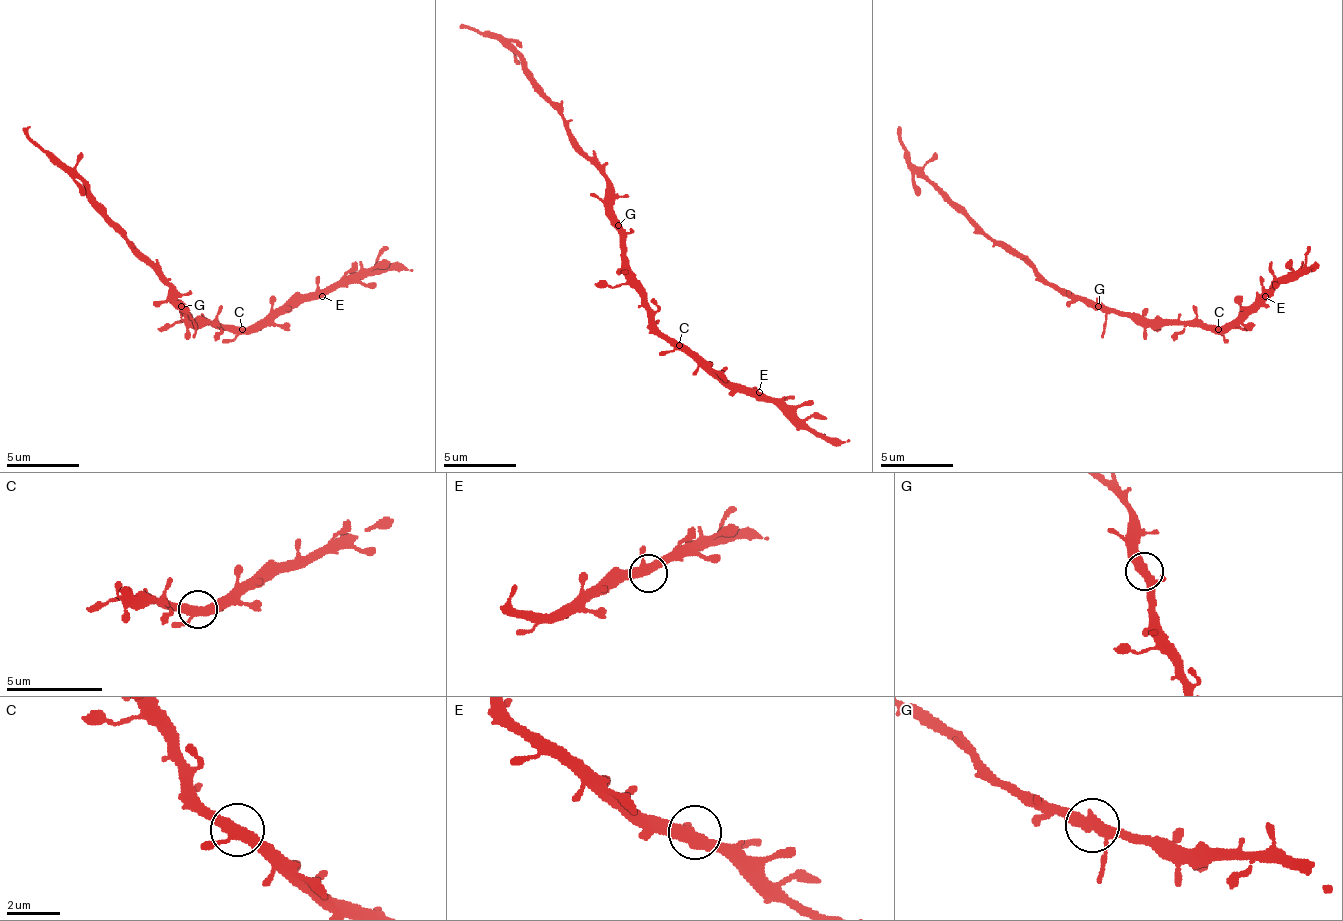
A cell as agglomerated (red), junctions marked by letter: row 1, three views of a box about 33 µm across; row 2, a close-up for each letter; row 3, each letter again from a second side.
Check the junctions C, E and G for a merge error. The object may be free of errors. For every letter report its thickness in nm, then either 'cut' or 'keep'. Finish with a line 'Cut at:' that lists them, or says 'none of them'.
C: 360 nm | keep
E: 380 nm | keep
G: 380 nm | keep
Cut at: none of them

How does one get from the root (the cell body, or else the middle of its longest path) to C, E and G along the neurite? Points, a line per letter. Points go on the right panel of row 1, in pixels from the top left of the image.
C: (1112, 311), (1134, 311), (1145, 318), (1163, 318), (1167, 322), (1199, 322), (1218, 329)
E: (1112, 311), (1134, 311), (1145, 318), (1163, 318), (1167, 322), (1228, 325), (1258, 296), (1265, 296)
G: (1112, 311), (1101, 311), (1098, 307)

